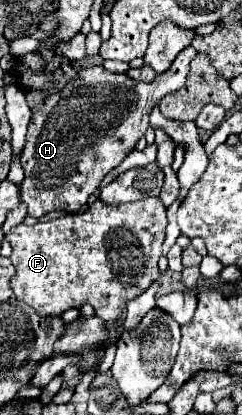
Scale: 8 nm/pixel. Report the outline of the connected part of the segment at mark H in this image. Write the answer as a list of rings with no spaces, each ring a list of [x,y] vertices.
[[[193,47],[183,49],[173,65],[149,83],[133,81],[127,73],[113,73],[105,67],[87,67],[63,89],[49,95],[43,107],[33,111],[35,115],[31,117],[21,155],[21,167],[25,171],[21,201],[27,205],[29,215],[39,219],[49,211],[75,213],[85,207],[101,179],[117,167],[145,135],[151,109],[159,105],[165,95],[185,85],[195,53]]]

